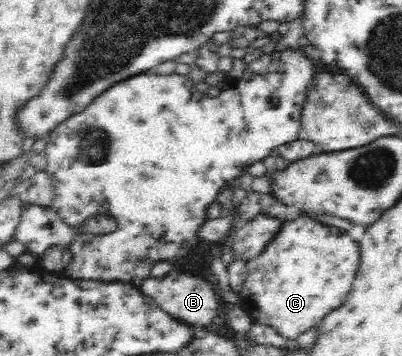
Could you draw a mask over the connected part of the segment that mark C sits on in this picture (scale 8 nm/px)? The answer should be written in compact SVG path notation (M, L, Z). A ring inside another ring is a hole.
M293 213L264 250L247 261L248 276L239 292L239 303L253 323L272 327L280 336L295 340L310 328L316 328L326 314L346 302L358 272L359 260L357 234L327 225L322 218L307 213Z

